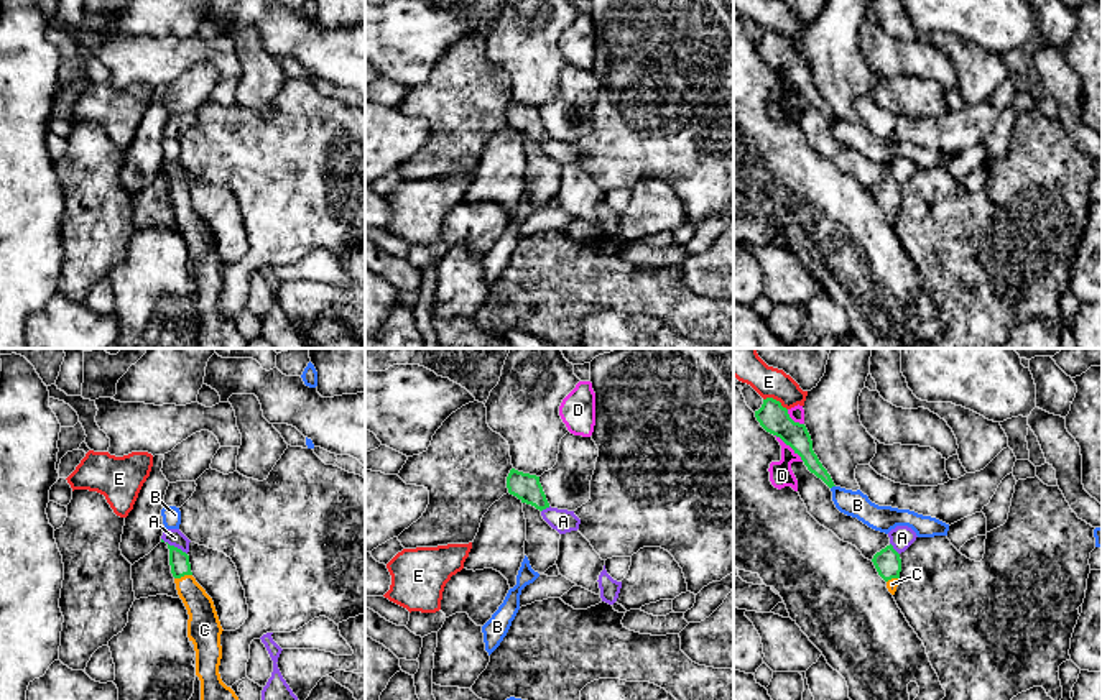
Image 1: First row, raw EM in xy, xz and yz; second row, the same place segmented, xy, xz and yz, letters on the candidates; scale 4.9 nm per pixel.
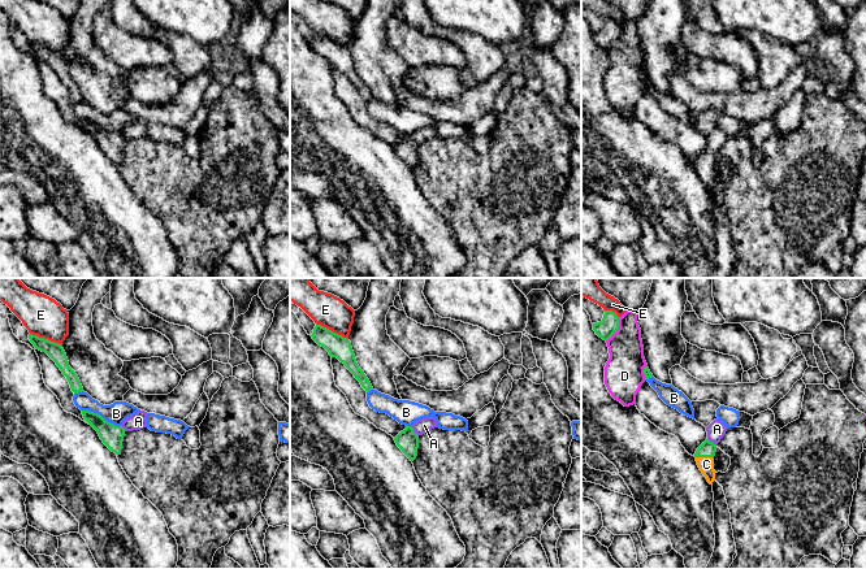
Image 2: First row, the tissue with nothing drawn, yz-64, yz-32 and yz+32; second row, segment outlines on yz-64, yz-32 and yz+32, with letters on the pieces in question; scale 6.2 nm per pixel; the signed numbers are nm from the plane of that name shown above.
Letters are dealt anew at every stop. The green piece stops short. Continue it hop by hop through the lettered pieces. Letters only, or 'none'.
C

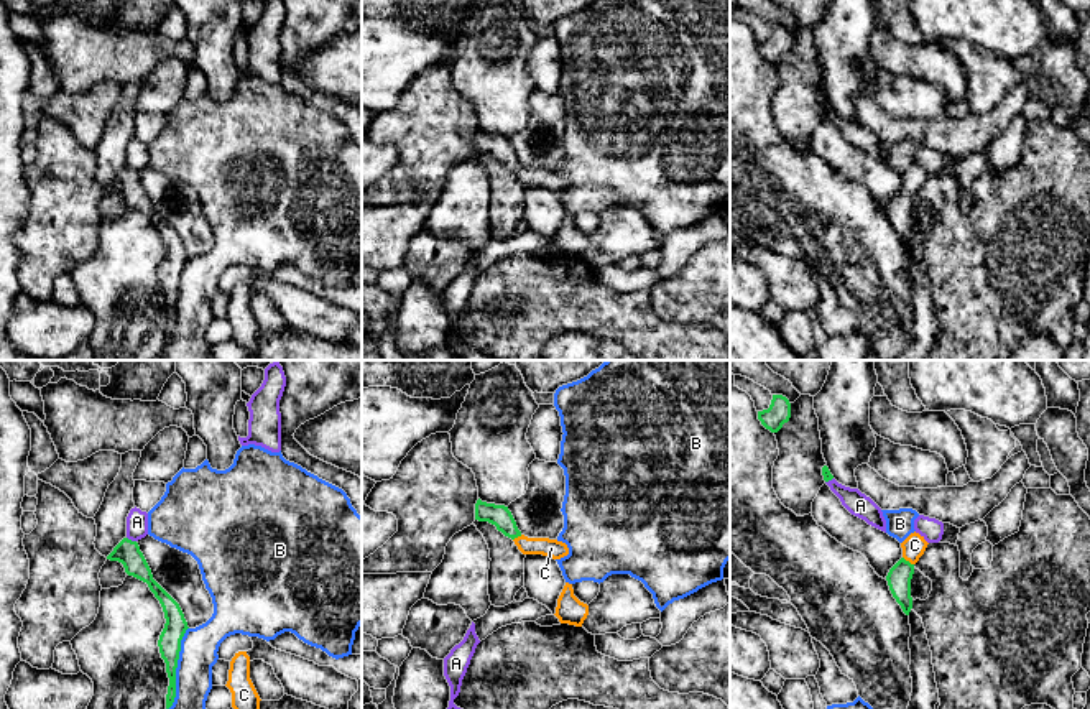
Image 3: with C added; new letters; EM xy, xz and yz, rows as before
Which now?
none

